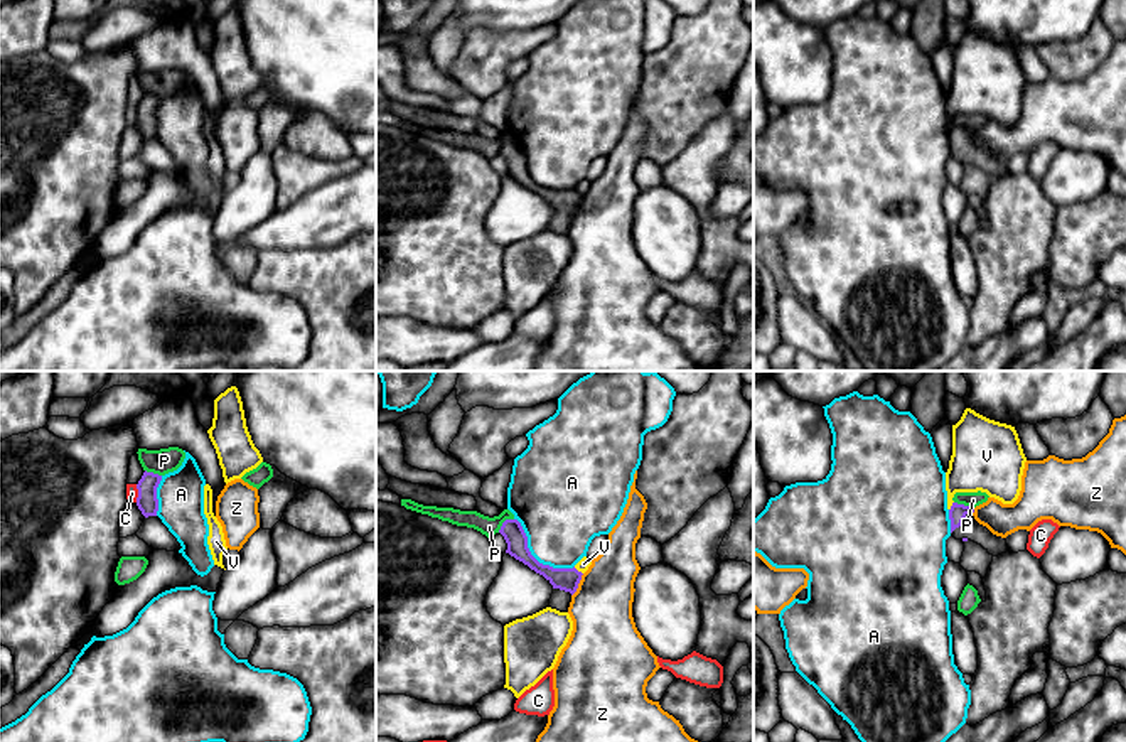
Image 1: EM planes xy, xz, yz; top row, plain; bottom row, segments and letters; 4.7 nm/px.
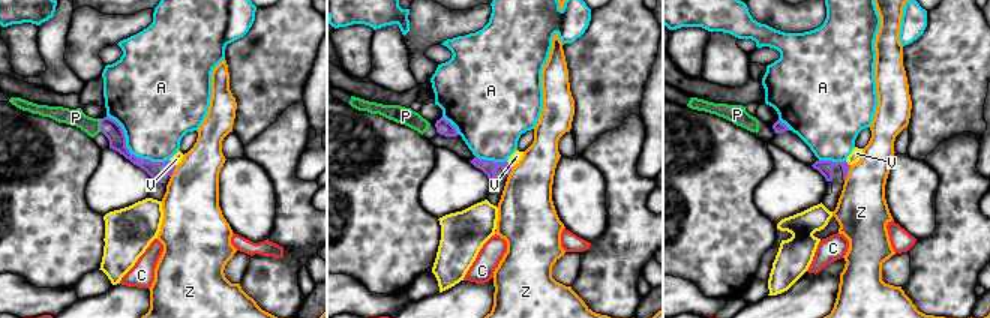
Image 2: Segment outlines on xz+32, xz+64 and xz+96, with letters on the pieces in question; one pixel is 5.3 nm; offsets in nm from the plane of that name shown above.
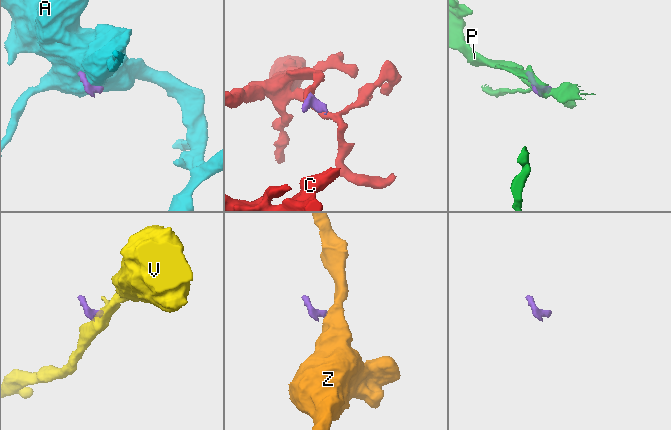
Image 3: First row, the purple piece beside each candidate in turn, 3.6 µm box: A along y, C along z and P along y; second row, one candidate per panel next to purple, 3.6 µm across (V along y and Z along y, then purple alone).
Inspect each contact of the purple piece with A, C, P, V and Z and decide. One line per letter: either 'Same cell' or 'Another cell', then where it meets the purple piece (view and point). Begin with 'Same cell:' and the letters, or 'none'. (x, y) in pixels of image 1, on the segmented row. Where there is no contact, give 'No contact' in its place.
Same cell: none
A: Another cell. Touches purple at xz (533, 557)
C: Another cell. Touches purple at xy (139, 493)
P: Another cell. Touches purple at xz (503, 523)
V: Another cell. Touches purple at xz (577, 570)
Z: Another cell. Touches purple at xz (577, 586)

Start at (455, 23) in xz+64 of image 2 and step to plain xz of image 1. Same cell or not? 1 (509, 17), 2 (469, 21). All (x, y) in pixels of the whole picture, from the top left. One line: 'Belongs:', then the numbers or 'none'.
Belongs: none

